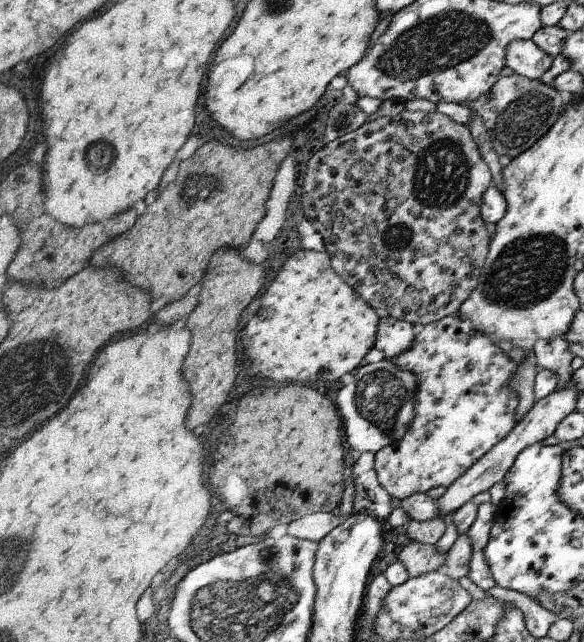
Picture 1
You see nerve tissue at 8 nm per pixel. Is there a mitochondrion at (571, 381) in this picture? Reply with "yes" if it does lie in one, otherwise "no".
no

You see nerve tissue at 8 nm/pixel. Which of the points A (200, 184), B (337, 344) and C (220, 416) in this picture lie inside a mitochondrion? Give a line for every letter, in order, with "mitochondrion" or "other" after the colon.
A: mitochondrion
B: other
C: other

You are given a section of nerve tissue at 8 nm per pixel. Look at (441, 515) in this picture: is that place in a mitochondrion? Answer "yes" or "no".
no

